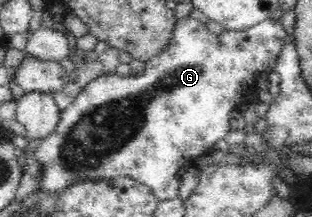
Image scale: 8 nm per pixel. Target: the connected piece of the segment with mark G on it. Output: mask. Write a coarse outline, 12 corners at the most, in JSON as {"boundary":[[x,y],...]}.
{"boundary":[[190,16],[103,74],[35,152],[40,189],[130,175],[161,201],[277,72],[267,17]]}

